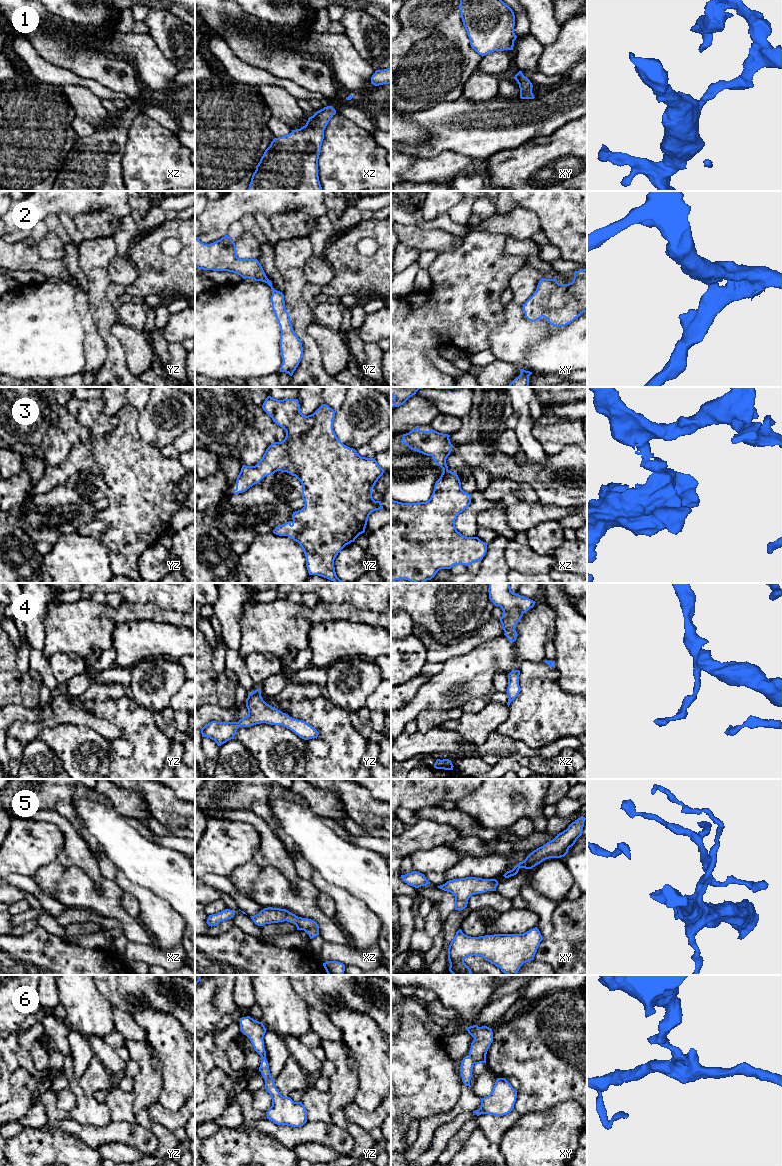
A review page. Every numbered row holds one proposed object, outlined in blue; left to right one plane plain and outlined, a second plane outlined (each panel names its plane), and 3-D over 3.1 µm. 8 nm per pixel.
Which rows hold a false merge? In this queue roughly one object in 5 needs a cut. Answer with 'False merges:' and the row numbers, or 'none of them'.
False merges: 6

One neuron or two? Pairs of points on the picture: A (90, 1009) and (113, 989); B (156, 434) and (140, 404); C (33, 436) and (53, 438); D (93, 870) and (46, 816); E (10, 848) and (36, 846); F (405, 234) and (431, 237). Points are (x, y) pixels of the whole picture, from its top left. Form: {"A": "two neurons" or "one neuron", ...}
{"A": "two neurons", "B": "two neurons", "C": "two neurons", "D": "one neuron", "E": "one neuron", "F": "one neuron"}

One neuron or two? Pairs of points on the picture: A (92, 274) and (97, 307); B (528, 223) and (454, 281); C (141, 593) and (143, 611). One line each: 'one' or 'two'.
A: one
B: two
C: two

